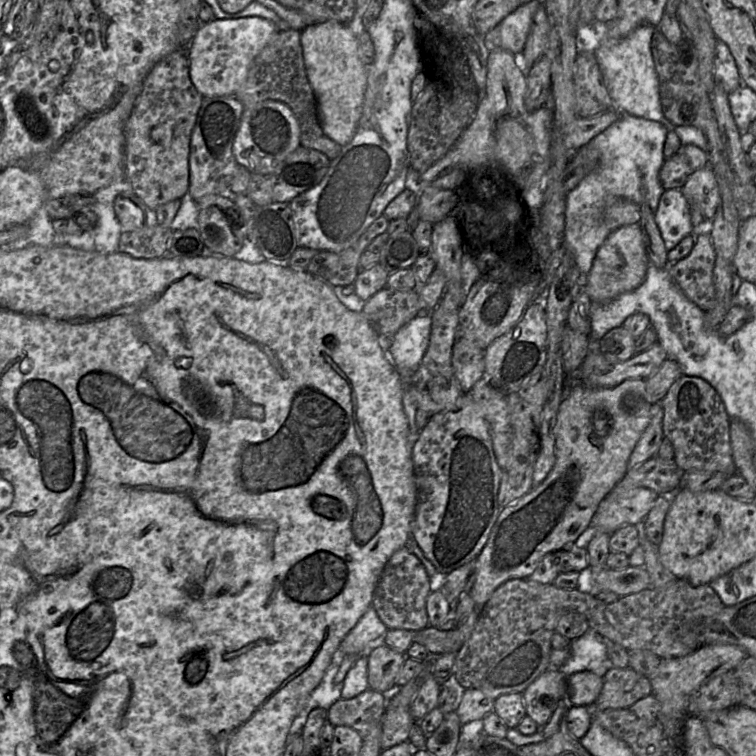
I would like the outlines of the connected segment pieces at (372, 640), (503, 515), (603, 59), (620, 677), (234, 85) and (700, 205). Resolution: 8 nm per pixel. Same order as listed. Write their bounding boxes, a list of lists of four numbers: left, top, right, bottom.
[[339,606,387,656],[413,369,652,656],[594,25,708,153],[590,667,652,711],[187,16,277,98],[680,164,719,219]]

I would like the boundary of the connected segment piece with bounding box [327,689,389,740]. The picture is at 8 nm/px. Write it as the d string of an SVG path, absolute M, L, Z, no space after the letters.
M367 689L351 699L339 699L327 711L333 726L347 726L366 738L381 725L389 694Z

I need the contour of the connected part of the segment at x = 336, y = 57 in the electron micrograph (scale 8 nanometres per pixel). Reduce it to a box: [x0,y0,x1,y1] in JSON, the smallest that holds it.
[300,20,367,146]

